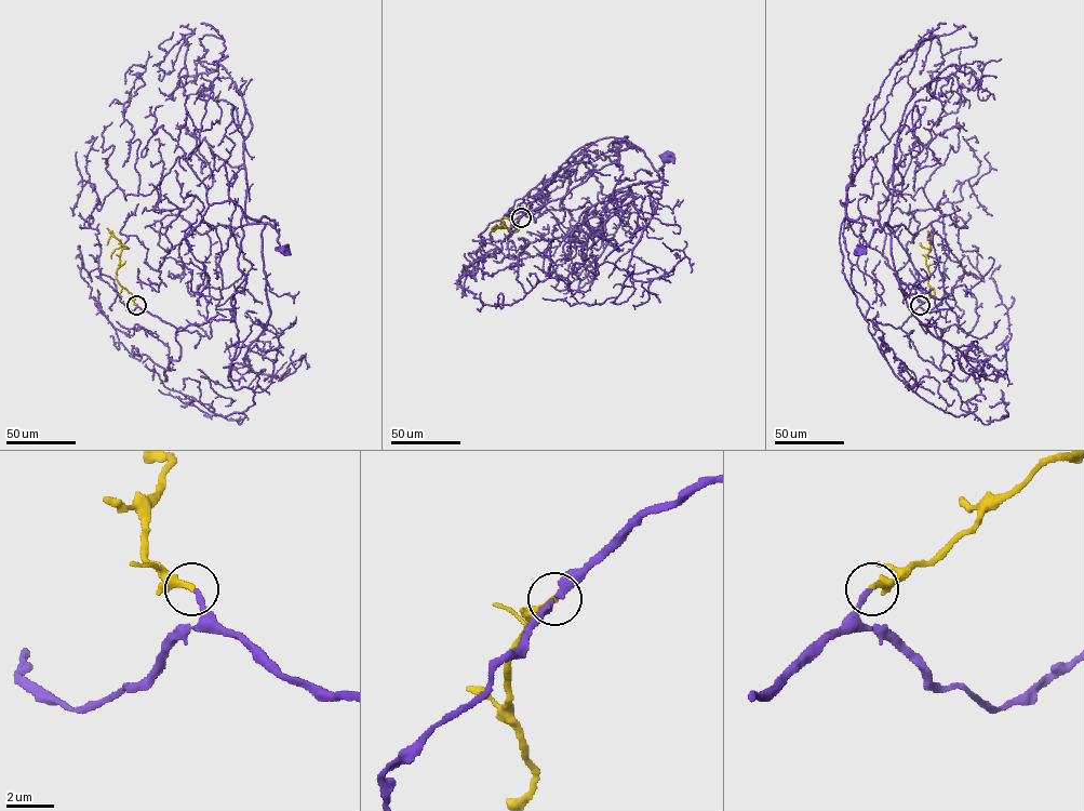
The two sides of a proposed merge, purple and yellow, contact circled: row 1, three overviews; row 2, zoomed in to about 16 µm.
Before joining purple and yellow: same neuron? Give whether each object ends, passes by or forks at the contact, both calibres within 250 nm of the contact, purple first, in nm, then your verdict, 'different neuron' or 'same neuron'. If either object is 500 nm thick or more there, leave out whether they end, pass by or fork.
purple ends; yellow ends; calibres 220 and 280 nm; same neuron

